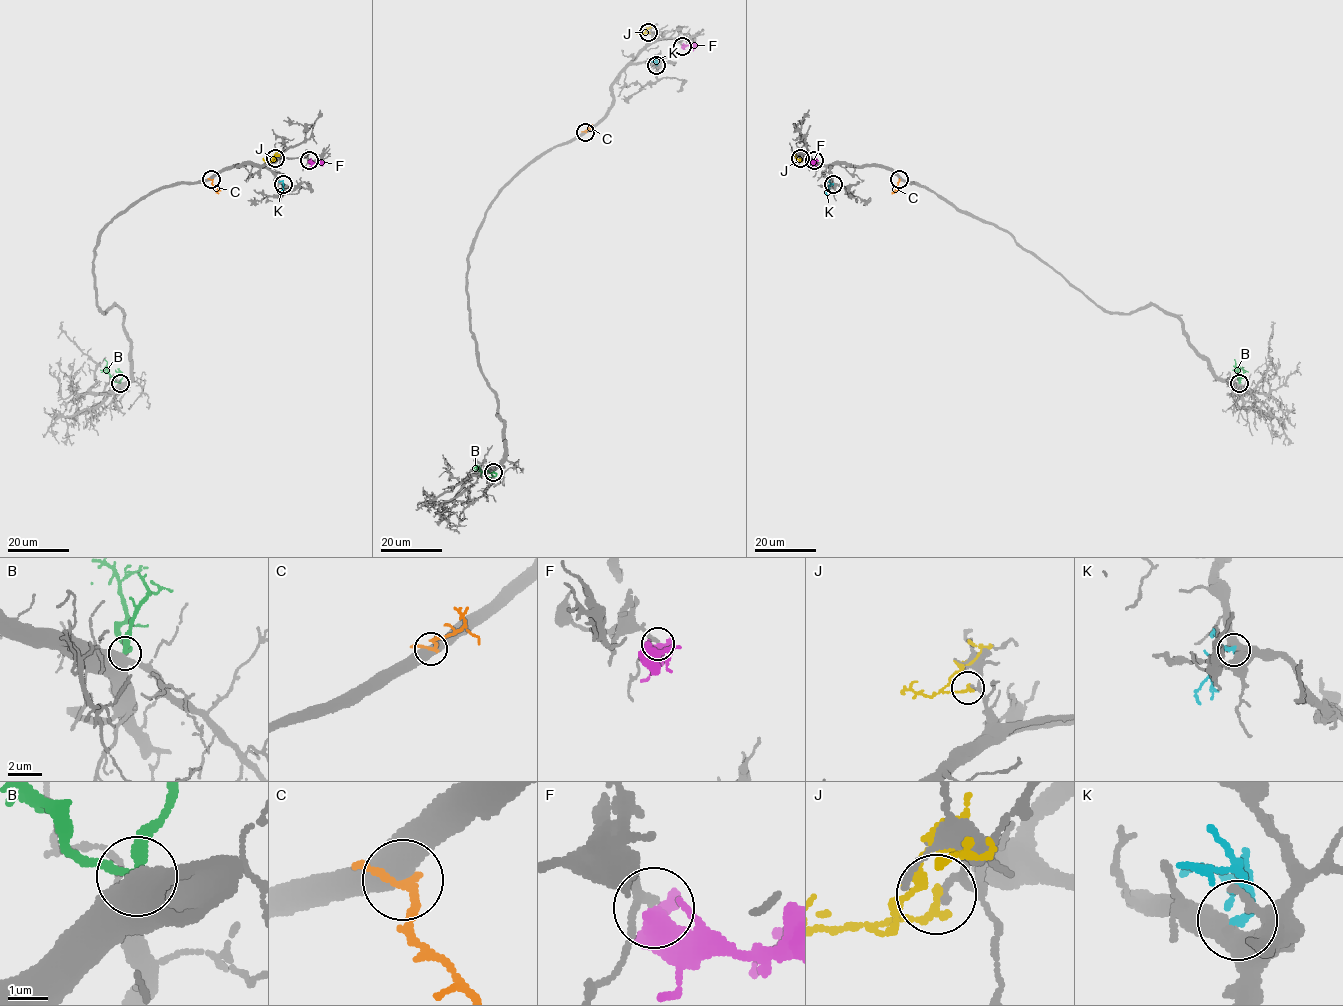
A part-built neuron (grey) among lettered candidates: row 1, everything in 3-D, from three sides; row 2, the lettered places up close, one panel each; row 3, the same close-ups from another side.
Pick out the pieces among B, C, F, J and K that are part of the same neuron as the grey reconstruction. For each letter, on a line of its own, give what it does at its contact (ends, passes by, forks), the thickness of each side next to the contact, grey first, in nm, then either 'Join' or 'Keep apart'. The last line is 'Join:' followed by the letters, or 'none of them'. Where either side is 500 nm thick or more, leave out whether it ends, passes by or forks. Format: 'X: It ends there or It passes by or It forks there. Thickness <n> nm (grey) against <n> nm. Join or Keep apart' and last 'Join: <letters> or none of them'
B: Thickness 600 nm (grey) against 260 nm. Join
C: Thickness 500 nm (grey) against 180 nm. Keep apart
F: Thickness 200 nm (grey) against 650 nm. Join
J: It ends there. Thickness 170 nm (grey) against 220 nm. Keep apart
K: Thickness 550 nm (grey) against 140 nm. Keep apart
Join: B, F

